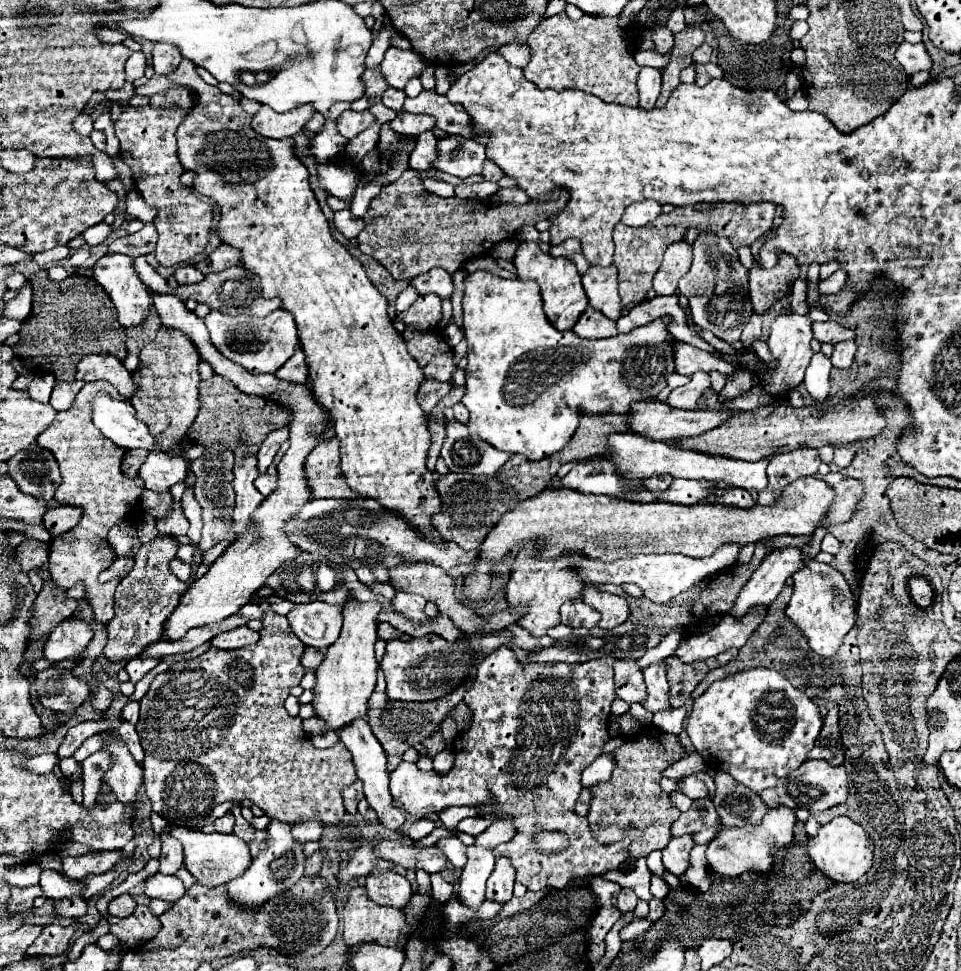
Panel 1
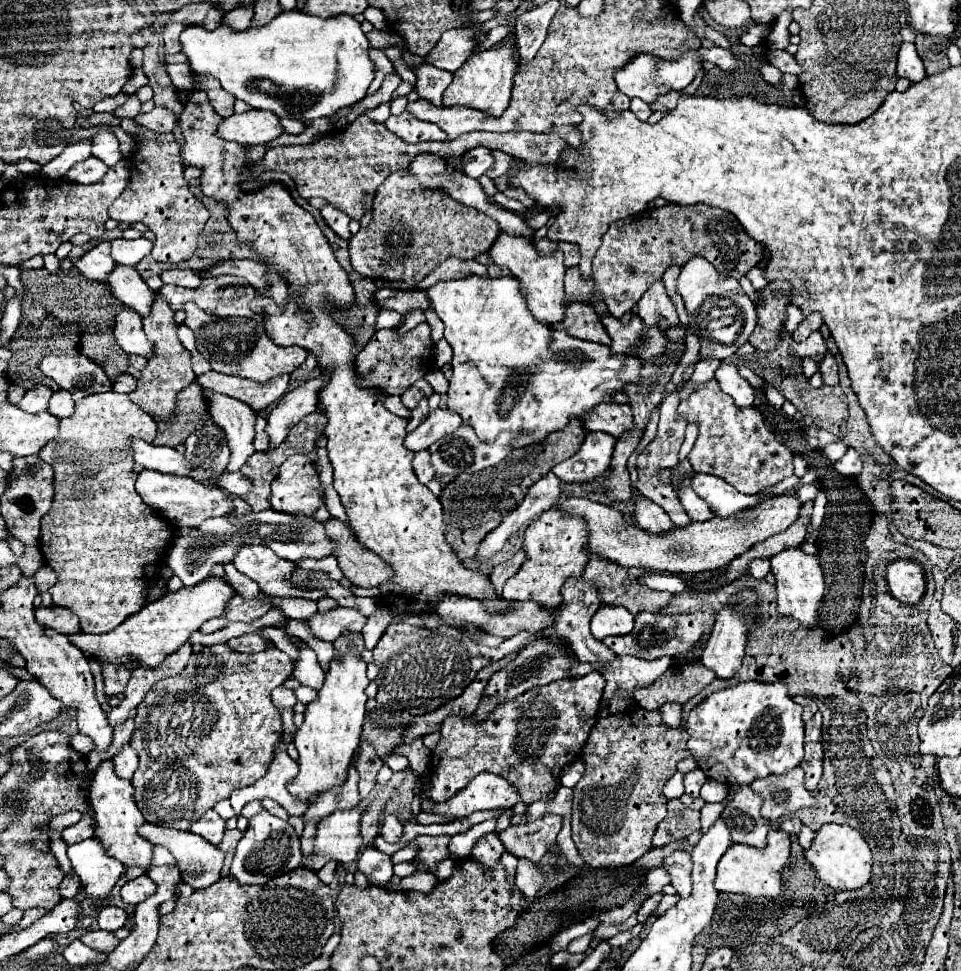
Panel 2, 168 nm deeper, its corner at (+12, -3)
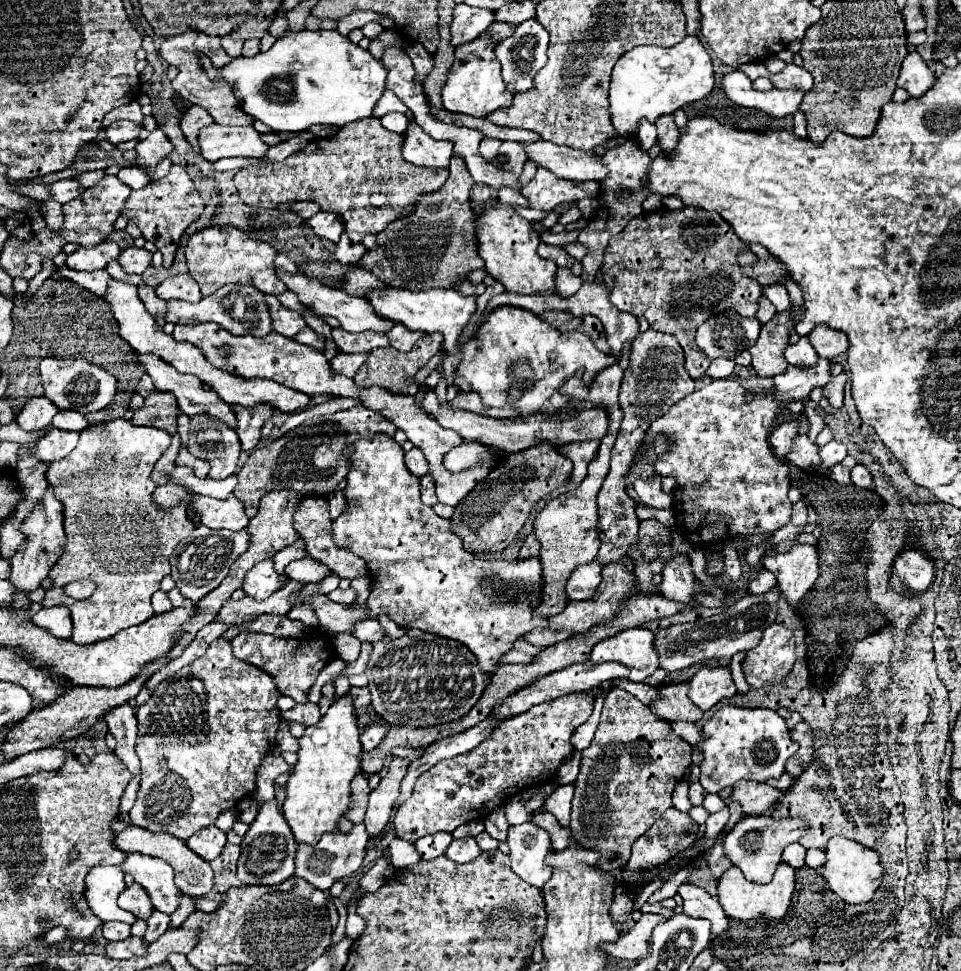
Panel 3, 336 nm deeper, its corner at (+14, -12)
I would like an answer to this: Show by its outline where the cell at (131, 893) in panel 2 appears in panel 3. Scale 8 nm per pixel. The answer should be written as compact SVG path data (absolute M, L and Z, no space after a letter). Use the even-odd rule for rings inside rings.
M134 883L132 887L126 887L126 889L122 891L122 895L118 897L118 905L120 905L122 909L134 913L138 919L150 917L152 909L154 909L152 903L150 903L150 897L146 895L146 891L144 891L138 883Z

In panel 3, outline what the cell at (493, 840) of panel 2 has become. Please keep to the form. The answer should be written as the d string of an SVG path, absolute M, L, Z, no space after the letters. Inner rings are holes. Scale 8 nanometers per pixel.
M486 831L480 833L480 835L476 835L476 843L478 843L478 847L482 851L494 851L498 847L498 841L494 837L490 837Z

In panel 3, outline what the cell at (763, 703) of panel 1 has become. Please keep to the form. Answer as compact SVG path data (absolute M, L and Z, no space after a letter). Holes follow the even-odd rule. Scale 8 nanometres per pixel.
M720 707L702 727L706 735L694 747L700 749L700 783L708 793L720 793L724 787L734 787L738 781L778 779L786 771L786 761L798 753L798 745L790 739L786 719L768 707Z

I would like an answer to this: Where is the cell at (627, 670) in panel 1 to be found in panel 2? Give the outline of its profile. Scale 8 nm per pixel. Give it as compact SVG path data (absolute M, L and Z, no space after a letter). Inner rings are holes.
M569 578L564 586L562 586L562 610L556 616L556 630L560 630L560 634L564 634L564 638L568 638L572 642L572 650L576 652L576 658L580 662L594 662L594 660L612 660L612 650L608 646L604 646L604 642L598 642L596 638L592 638L590 632L590 618L592 614L600 608L602 600L598 596L598 588L591 582L580 578Z

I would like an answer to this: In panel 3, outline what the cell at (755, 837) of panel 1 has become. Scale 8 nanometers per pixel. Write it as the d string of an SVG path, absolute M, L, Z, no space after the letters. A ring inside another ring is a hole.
M784 861L776 867L772 883L768 883L768 885L750 883L742 875L742 871L738 871L738 867L734 867L734 865L728 871L724 871L724 875L718 879L718 901L724 909L724 913L738 921L750 921L750 919L758 919L758 917L782 919L790 907L792 891L794 891L794 869ZM778 897L784 897L784 899L778 899Z

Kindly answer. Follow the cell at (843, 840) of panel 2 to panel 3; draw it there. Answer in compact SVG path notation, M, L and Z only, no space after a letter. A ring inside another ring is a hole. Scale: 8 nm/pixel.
M832 837L824 849L826 853L826 863L822 865L820 873L826 879L828 887L848 905L858 905L858 903L866 903L874 897L874 891L880 885L880 877L884 873L882 865L880 865L880 857L878 853L874 853L872 849L846 839L846 837Z

